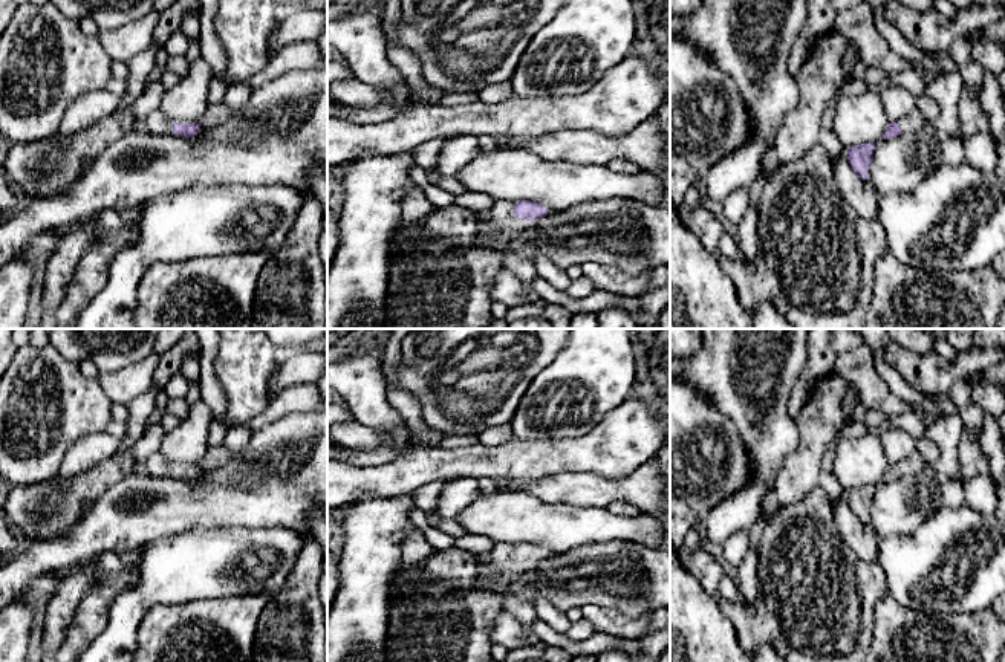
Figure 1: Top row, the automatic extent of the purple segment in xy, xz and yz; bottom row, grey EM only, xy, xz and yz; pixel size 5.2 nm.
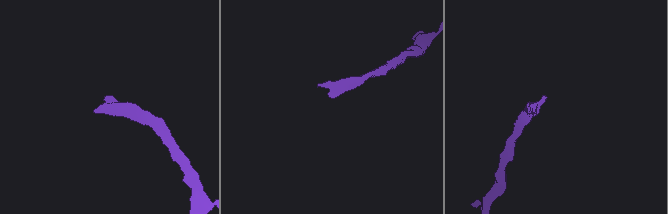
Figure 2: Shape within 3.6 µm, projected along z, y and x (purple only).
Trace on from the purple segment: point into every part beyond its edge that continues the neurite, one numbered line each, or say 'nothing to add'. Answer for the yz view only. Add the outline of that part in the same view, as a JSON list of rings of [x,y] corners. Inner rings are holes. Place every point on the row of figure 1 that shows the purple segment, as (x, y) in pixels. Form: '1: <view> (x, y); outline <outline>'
1: yz (915, 121); outline [[[915,109],[910,115],[907,115],[901,121],[901,131],[916,131],[925,125],[927,125],[927,122],[925,122],[922,113],[918,109]]]

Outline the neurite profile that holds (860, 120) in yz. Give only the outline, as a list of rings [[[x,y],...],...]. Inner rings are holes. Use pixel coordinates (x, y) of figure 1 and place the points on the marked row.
[[[878,92],[858,96],[841,95],[837,102],[832,131],[843,148],[881,141],[889,127],[889,118]]]

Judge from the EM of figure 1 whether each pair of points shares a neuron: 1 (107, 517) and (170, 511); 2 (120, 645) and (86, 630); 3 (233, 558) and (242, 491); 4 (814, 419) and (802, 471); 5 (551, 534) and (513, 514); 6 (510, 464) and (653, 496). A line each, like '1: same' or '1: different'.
1: same
2: different
3: different
4: same
5: same
6: different

